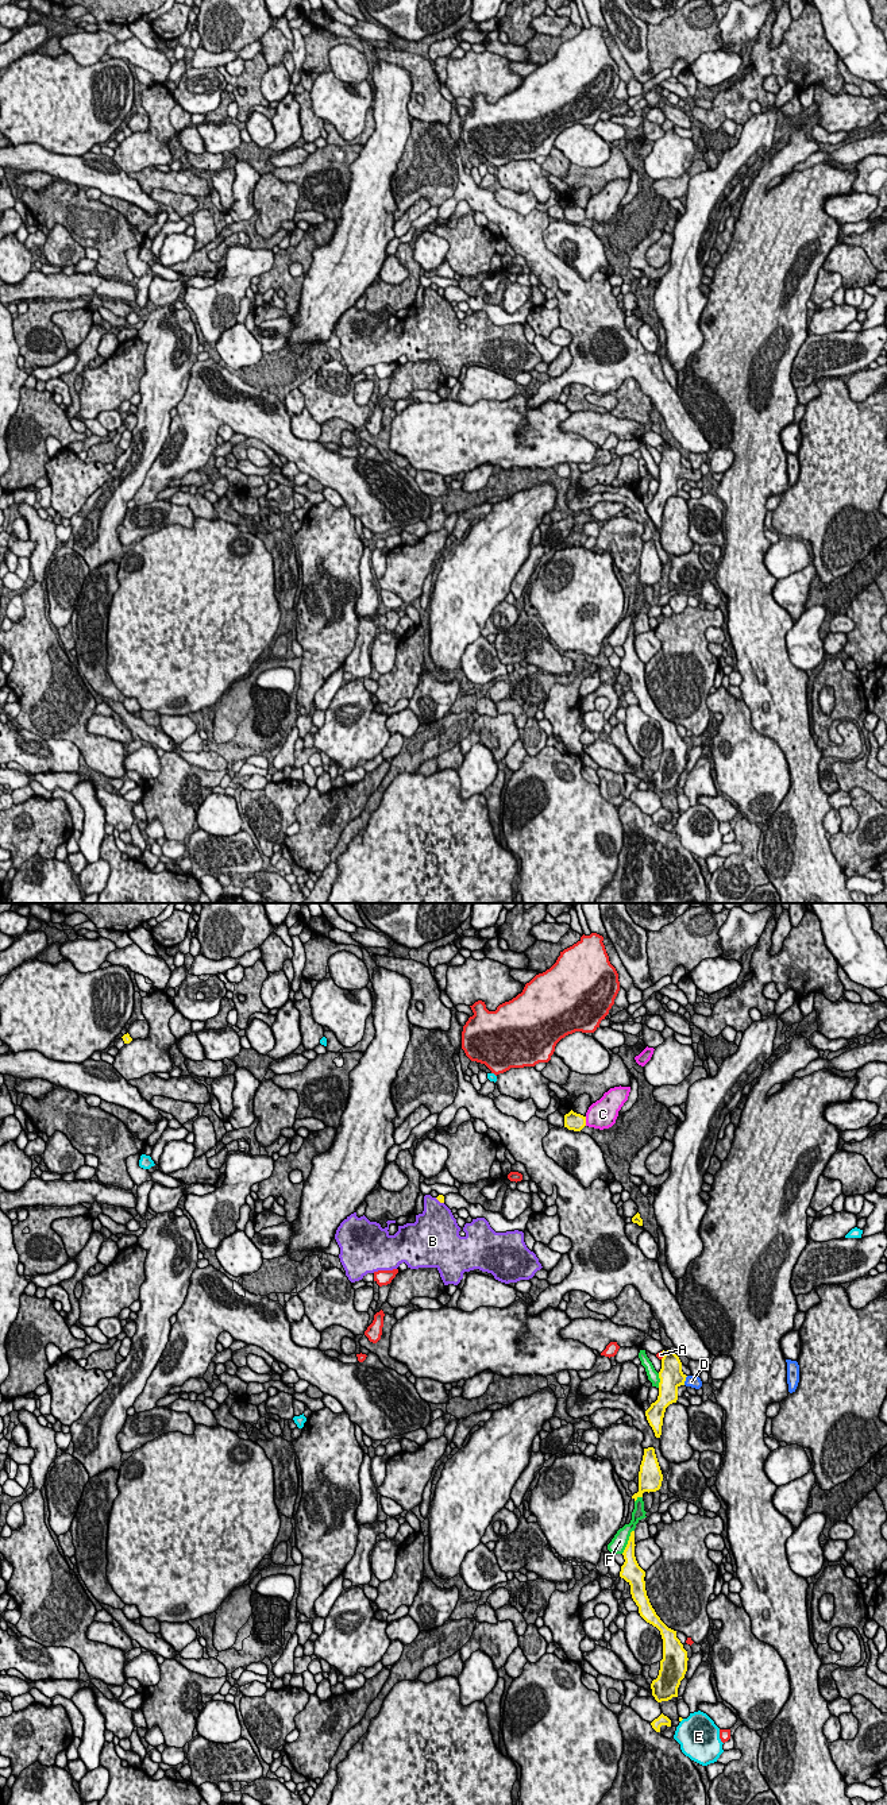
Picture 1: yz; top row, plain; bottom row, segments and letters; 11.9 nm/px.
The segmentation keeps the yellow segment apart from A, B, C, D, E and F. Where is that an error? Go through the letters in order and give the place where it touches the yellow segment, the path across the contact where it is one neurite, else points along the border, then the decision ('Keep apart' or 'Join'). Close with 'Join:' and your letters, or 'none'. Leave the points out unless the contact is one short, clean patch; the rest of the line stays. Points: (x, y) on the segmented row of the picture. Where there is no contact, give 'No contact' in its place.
A: Touches yellow at yz (663, 1356). Keep apart
B: Touches yellow at yz (439, 1200). Keep apart
C: Touches yellow at yz (585, 1121). Keep apart
D: Touches yellow at yz (685, 1380). Path across: yz (671, 1376), (685, 1380), (691, 1381). Join
E: No contact. Keep apart
F: Touches yellow at yz (628, 1542). Keep apart
Join: D

